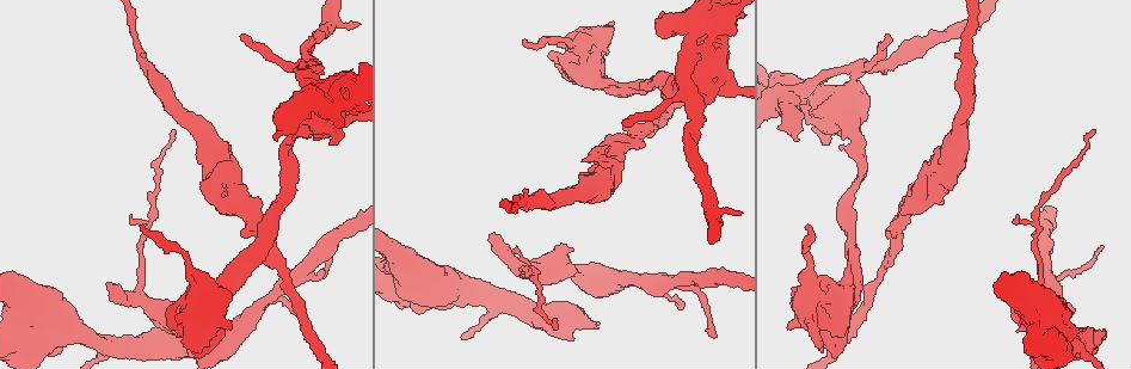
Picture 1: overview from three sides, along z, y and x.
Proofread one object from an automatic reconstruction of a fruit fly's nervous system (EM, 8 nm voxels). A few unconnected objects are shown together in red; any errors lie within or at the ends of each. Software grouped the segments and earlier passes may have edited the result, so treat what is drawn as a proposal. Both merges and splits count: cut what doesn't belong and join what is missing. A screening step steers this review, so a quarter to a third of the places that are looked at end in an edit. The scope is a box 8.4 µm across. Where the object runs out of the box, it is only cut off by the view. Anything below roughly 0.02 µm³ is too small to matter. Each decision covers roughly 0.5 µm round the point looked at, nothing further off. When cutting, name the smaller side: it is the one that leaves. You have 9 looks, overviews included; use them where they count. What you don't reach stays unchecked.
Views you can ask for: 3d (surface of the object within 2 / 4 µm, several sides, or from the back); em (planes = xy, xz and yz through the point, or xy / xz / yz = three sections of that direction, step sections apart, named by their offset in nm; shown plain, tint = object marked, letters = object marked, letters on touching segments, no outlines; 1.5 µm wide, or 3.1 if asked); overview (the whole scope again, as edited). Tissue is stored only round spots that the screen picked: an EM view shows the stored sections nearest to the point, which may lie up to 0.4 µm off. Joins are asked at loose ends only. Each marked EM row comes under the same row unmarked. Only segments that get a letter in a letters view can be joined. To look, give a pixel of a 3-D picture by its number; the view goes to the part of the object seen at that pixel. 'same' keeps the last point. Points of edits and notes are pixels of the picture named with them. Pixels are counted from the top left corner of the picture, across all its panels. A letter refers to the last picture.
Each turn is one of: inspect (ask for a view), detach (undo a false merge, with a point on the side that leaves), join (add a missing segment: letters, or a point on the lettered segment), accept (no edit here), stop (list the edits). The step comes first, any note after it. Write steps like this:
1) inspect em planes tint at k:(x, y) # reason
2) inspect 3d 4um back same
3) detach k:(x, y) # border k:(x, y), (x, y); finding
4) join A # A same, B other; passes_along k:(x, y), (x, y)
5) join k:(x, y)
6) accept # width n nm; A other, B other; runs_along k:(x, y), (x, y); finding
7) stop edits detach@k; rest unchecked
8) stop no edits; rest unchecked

inspect 3d 4um at 1:(600, 322) # thick end

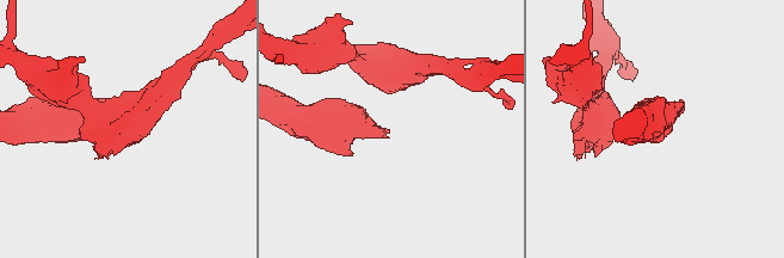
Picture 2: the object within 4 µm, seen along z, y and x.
inspect em planes tint at 2:(387, 132) # shape alone is not enough

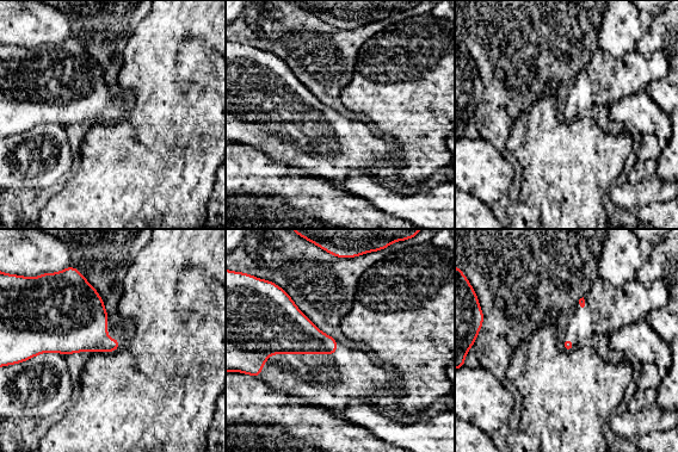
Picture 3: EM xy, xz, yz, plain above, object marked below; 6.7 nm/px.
inspect em planes letters same # see the neighbours

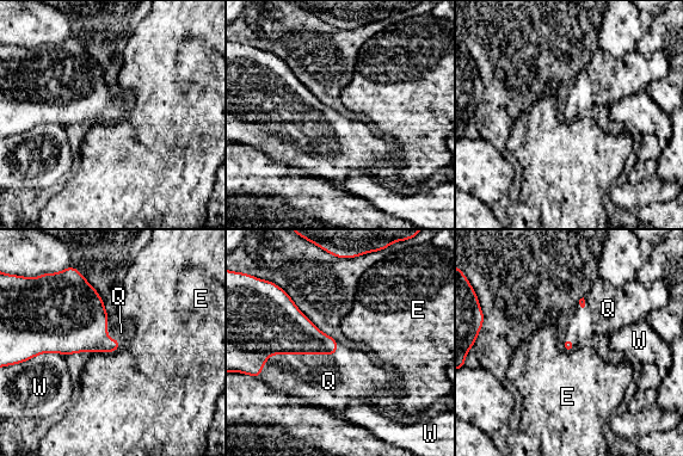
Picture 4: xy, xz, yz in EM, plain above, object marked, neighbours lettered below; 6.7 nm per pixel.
join Q # longest_contact Q 550 nm; E other, Q same, W other; it goes on there

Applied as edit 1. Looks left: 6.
inspect 3d 2um at 1:(109, 290) # an open end

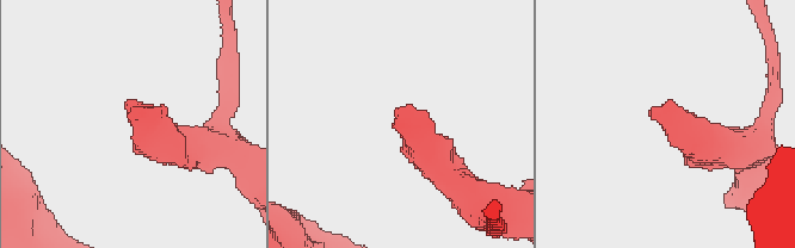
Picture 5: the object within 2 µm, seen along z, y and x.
inspect em planes letters at 5:(404, 107)

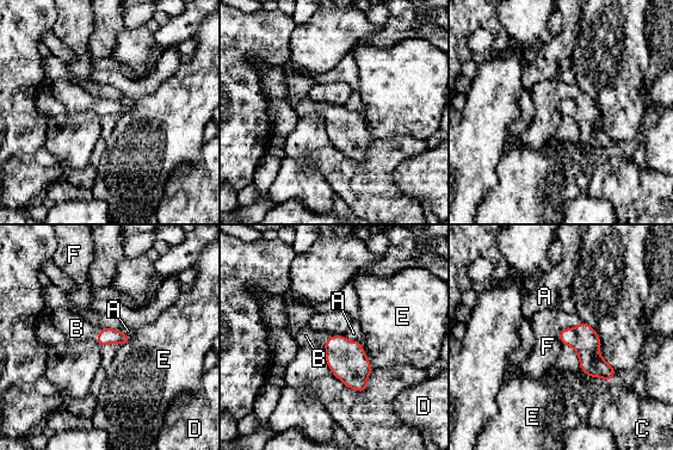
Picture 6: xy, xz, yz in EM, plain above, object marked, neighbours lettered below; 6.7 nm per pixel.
join B # A other, B same, C other, D other, E other, F other; it goes on there

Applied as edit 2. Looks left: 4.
inspect overview

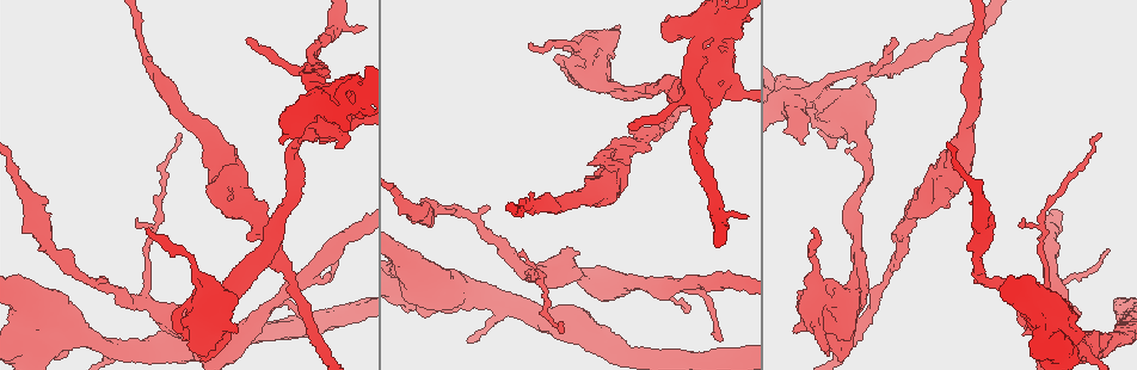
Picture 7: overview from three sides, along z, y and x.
inspect 3d 4um back at 7:(1074, 355) # free end

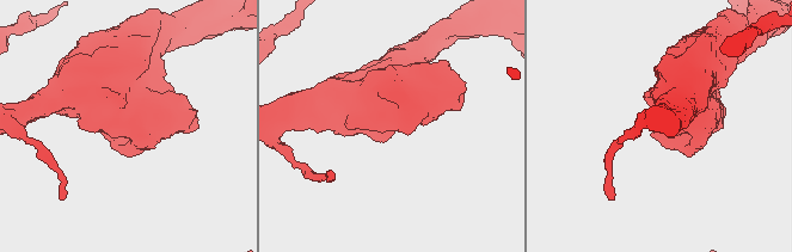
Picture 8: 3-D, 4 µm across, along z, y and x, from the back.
inspect em xy step 4 letters at 8:(380, 131) # shape alone is not enough

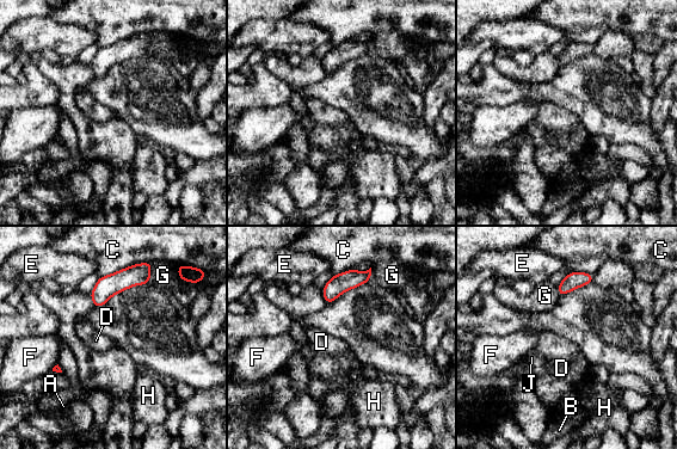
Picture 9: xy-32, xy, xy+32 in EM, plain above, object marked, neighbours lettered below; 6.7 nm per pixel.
accept # longest_contact C 320 nm; A other, B other, C other, D other, E other, F other, G other, H other, J other; border 9:(152, 265), (148, 283); none of them fits

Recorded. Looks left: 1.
stop edits join@4, join@6; rest unchecked

